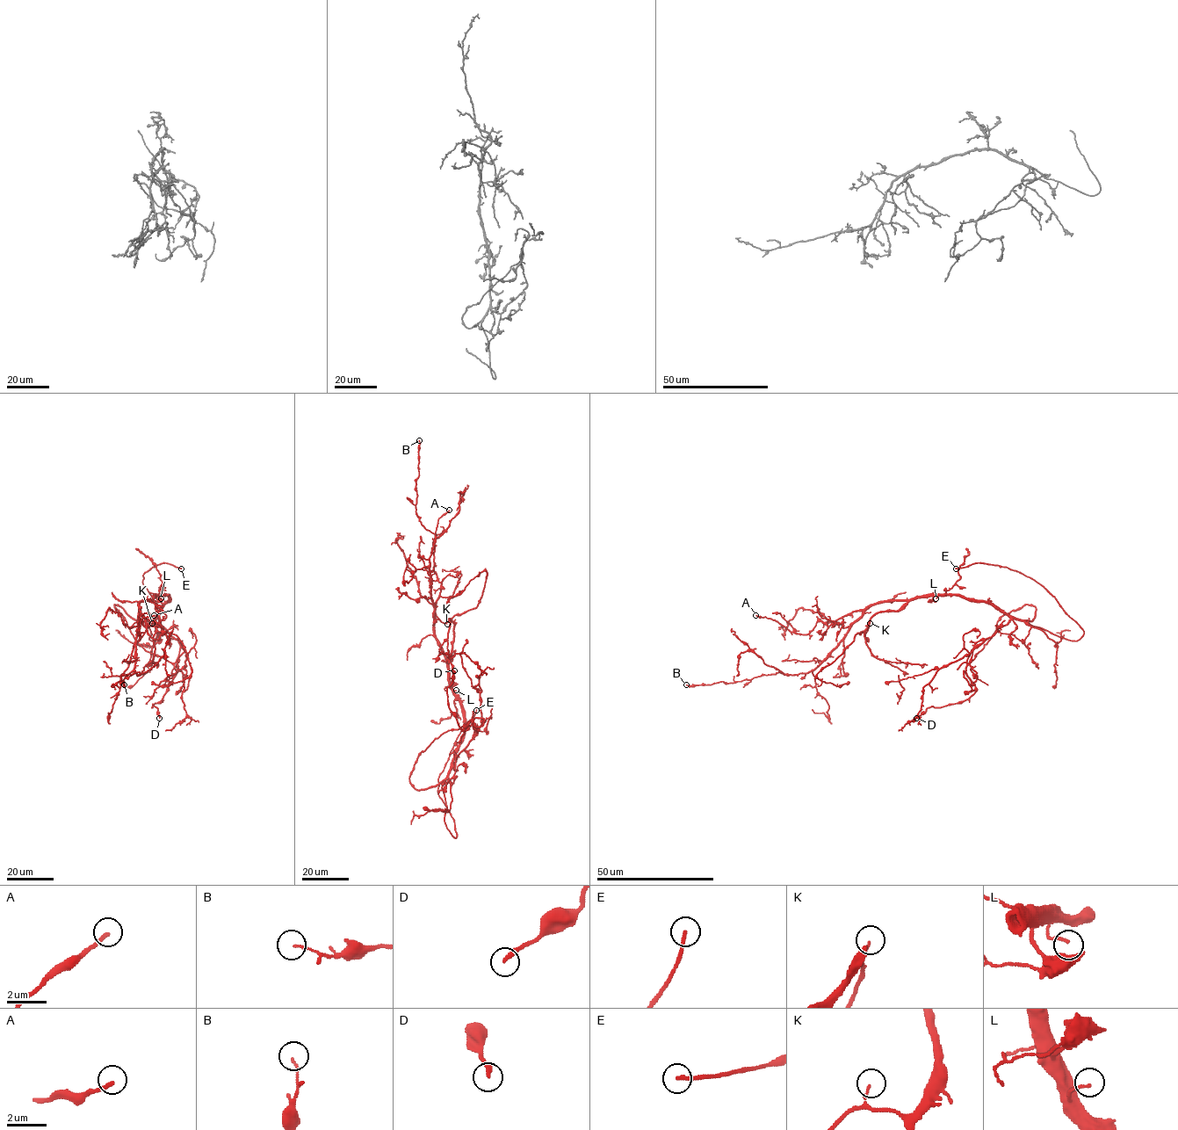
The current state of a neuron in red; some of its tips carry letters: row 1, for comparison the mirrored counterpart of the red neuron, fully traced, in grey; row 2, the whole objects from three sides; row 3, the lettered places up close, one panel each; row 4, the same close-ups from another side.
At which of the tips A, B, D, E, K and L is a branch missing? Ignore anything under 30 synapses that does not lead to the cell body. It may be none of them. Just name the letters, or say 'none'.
E

